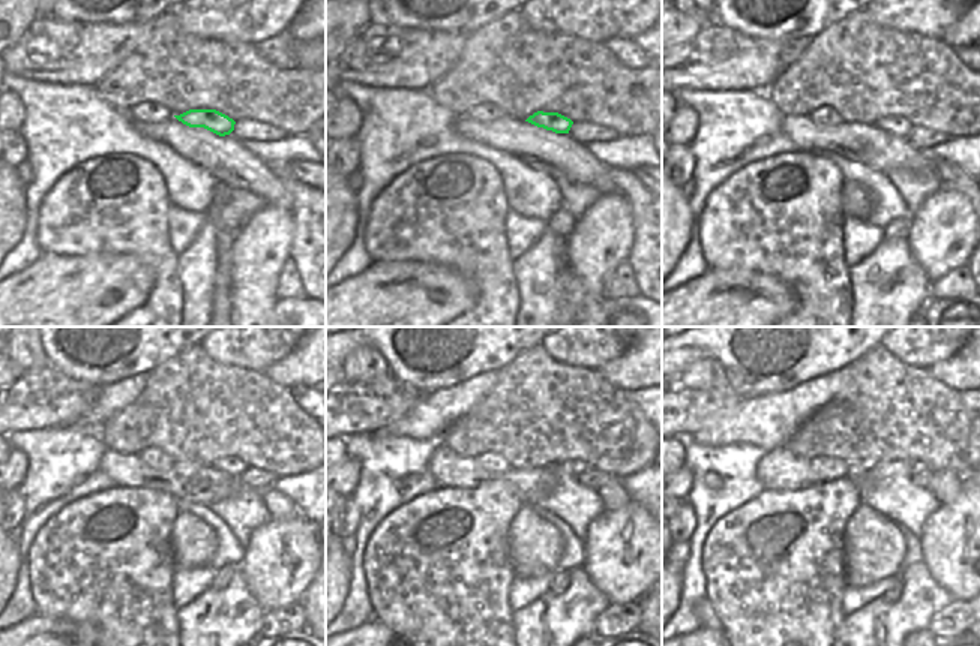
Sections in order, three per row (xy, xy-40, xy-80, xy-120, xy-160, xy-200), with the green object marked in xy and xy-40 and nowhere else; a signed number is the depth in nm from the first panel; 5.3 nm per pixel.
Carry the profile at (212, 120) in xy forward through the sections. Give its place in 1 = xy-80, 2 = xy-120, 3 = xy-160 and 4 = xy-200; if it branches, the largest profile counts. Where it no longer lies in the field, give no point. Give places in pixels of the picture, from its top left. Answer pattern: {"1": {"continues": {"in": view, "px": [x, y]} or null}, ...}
{"1": {"continues": {"in": "xy-80", "px": [895, 125]}}, "2": {"continues": {"in": "xy-120", "px": [257, 478]}}, "3": {"continues": {"in": "xy-160", "px": [587, 477]}}, "4": {"continues": {"in": "xy-200", "px": [922, 477]}}}

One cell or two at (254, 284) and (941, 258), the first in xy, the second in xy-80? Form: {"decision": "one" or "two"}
{"decision": "one"}

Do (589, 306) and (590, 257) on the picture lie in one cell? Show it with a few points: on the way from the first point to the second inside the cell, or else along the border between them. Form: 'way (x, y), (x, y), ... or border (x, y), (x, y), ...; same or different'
way (590, 294), (590, 269); same

